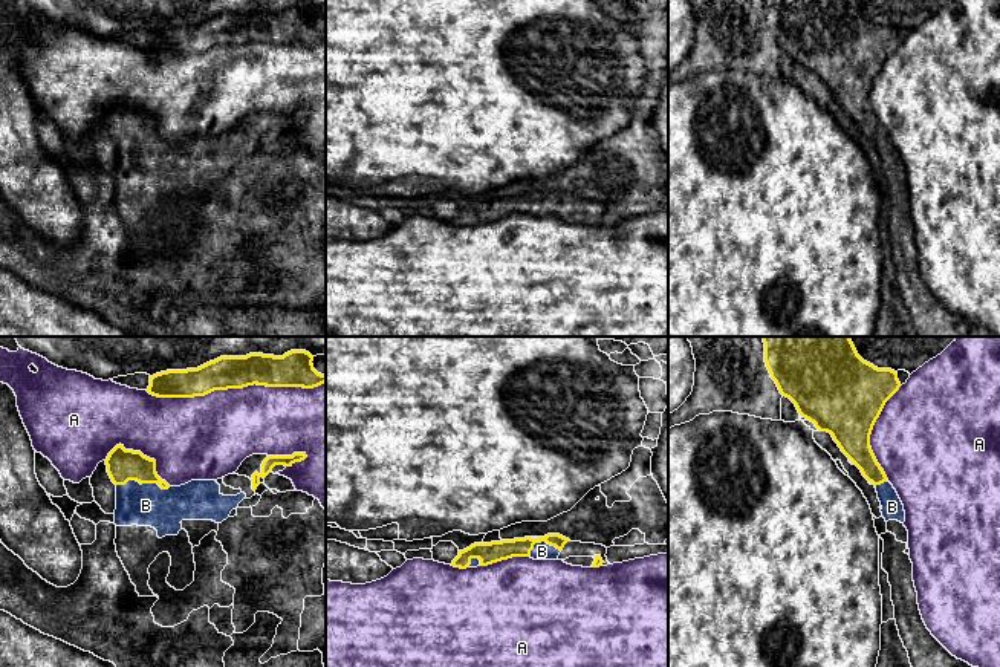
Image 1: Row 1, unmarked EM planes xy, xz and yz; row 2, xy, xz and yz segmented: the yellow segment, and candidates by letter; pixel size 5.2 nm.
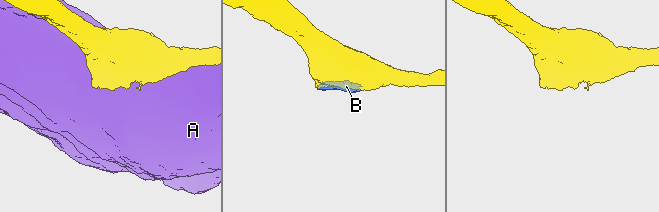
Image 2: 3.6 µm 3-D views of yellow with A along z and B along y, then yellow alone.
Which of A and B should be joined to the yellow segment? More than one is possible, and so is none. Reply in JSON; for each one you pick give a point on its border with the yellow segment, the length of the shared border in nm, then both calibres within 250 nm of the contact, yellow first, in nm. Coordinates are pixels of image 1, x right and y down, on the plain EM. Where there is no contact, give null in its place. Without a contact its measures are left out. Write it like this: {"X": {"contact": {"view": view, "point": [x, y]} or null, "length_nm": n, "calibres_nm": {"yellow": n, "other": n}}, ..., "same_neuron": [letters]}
{"B": {"contact": {"view": "xy", "point": [144, 139]}, "length_nm": 280, "calibres_nm": {"yellow": 170, "other": 220}}, "same_neuron": ["B"]}

